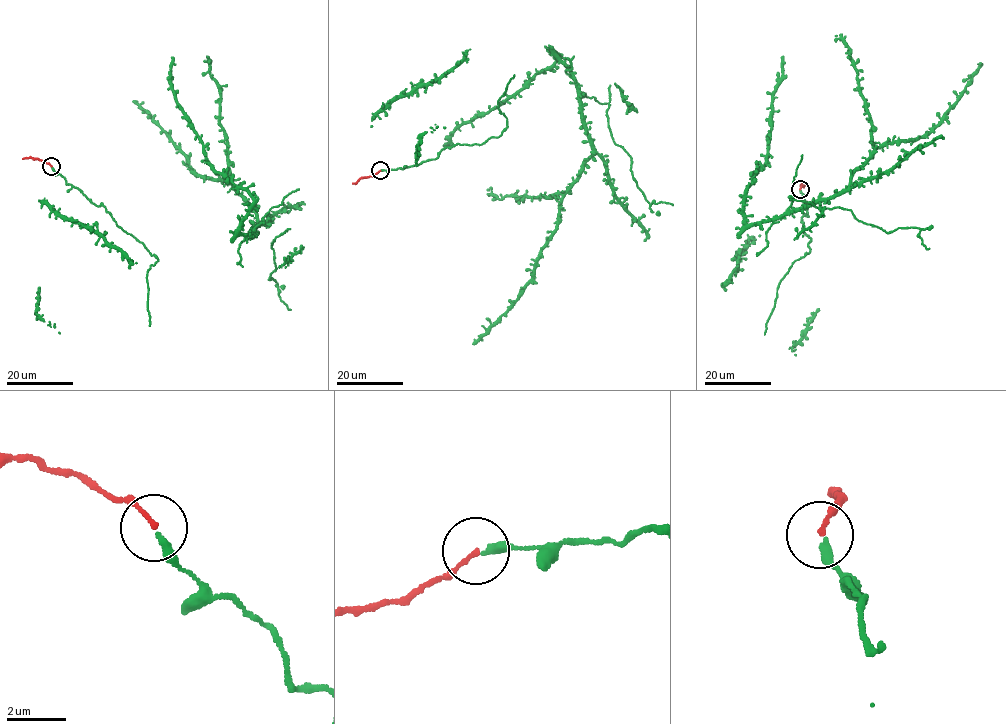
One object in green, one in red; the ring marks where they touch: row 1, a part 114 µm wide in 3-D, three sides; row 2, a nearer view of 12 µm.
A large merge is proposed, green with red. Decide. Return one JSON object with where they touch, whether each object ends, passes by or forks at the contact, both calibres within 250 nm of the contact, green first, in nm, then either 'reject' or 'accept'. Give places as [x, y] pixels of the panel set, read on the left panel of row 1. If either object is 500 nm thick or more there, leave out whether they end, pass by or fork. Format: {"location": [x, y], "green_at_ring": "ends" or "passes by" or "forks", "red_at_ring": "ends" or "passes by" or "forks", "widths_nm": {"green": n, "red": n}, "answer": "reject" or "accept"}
{"location": [51, 166], "green_at_ring": "ends", "red_at_ring": "ends", "widths_nm": {"green": 260, "red": 140}, "answer": "accept"}

